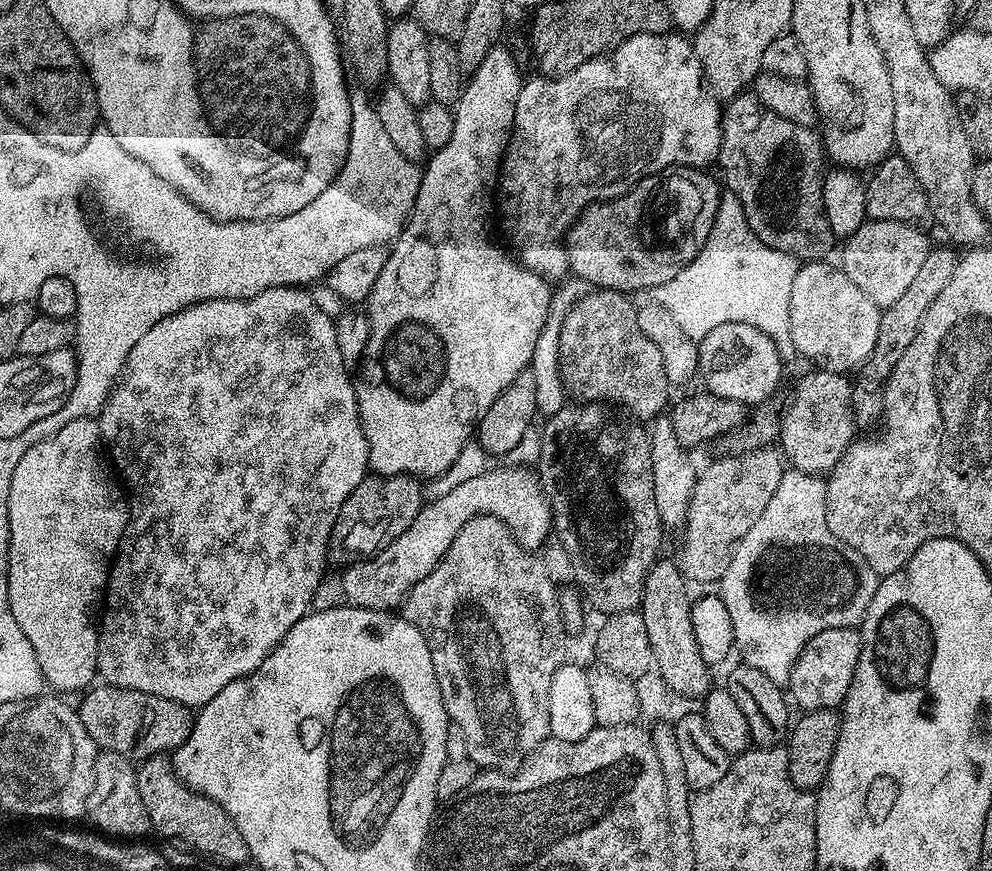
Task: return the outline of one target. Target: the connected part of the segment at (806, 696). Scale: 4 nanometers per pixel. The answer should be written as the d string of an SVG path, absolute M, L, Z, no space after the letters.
M831 628L822 630L822 634L814 634L790 670L786 692L791 703L804 712L819 708L839 709L852 685L859 653L860 633L856 628Z

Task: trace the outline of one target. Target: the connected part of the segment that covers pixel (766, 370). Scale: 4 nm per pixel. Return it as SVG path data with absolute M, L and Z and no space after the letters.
M730 322L722 326L714 326L698 342L700 345L700 370L699 375L704 376L703 387L715 396L730 398L734 402L745 406L760 406L764 399L780 384L780 364L782 358L776 349L776 342L766 334L762 334L759 328L743 324L742 322Z

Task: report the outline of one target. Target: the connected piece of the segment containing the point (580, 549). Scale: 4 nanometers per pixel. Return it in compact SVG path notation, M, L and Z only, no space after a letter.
M591 402L565 403L543 423L538 461L540 487L552 507L554 536L560 539L565 554L576 567L575 583L583 599L591 607L593 604L598 611L604 612L605 617L635 612L640 607L646 574L661 555L660 543L666 535L666 529L660 523L658 502L654 498L649 429L615 407Z

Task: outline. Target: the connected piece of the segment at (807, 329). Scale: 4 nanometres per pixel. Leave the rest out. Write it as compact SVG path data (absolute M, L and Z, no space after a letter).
M826 260L805 261L797 267L793 289L790 290L790 338L793 339L796 352L814 362L815 367L845 375L867 363L880 333L882 310L870 301L839 265L828 263Z

